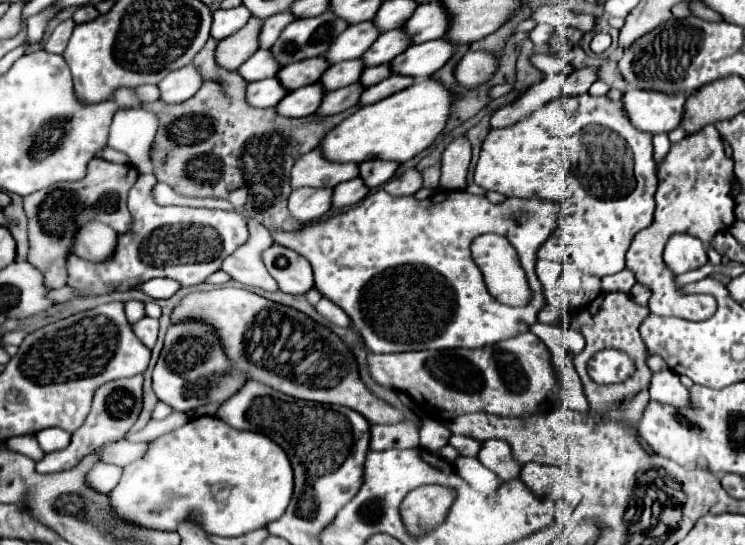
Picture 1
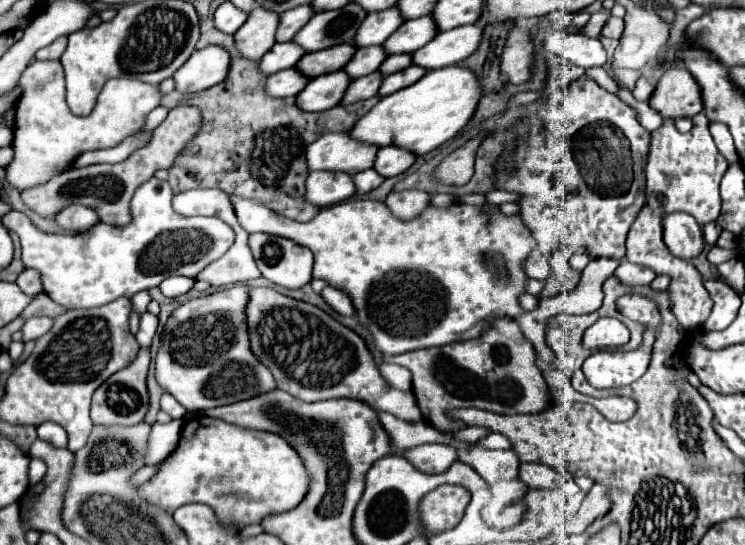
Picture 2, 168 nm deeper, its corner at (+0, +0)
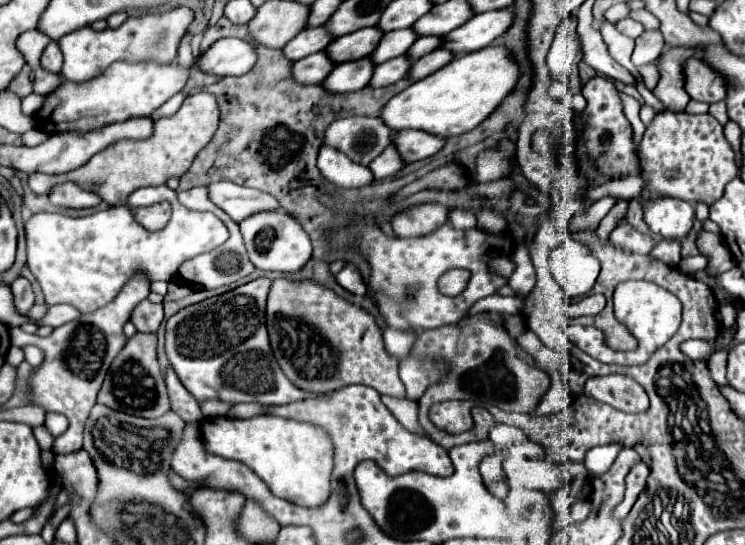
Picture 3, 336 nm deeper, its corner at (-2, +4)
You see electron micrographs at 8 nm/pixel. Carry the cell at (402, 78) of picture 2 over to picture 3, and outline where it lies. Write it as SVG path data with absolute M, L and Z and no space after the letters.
M436 49L436 51L432 51L432 53L428 53L428 55L420 57L420 59L416 59L416 61L412 63L410 71L408 71L408 77L410 77L412 81L424 79L424 77L428 77L430 73L438 71L440 67L444 67L450 59L452 59L452 53L448 53L446 49Z

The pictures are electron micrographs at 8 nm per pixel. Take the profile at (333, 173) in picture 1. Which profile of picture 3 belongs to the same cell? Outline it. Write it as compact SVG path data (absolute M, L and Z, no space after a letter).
M346 117L346 119L336 119L334 123L330 123L322 141L346 153L354 163L368 165L374 157L378 157L390 145L392 131L378 117Z

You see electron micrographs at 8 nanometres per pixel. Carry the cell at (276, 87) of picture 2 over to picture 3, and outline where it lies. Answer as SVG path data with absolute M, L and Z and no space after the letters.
M318 51L292 63L292 79L298 85L318 85L332 69L334 63L328 59L328 55L324 51Z

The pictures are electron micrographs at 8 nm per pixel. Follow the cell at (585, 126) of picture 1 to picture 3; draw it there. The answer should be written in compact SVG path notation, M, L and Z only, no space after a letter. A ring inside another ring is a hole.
M594 75L582 87L582 95L588 101L586 109L580 113L580 119L586 123L582 127L582 139L586 145L588 157L592 157L594 169L600 175L608 175L612 179L638 175L640 165L638 165L636 145L634 145L634 137L632 137L632 127L630 127L628 119L624 117L624 111L616 97L616 87L614 87L612 79L604 77L604 75ZM606 133L610 133L610 137L606 137Z

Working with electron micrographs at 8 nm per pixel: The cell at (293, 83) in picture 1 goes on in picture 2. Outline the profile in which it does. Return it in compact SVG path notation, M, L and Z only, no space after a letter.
M346 43L346 45L334 45L332 49L322 49L318 53L306 53L302 57L302 61L298 61L298 69L306 75L306 77L318 77L318 75L326 75L332 71L340 71L346 67L346 63L354 57L356 49L354 45Z

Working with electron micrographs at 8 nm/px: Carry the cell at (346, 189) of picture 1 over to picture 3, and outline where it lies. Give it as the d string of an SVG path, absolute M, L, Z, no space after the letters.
M394 145L386 147L386 151L382 155L378 155L370 165L368 169L374 173L374 179L386 179L390 175L394 175L396 171L400 171L404 167L402 159L398 157Z

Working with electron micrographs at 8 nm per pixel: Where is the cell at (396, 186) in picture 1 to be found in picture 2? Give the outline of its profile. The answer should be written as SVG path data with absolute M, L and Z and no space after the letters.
M416 189L390 193L386 205L394 213L394 217L398 217L400 221L410 221L418 217L426 209L426 205L430 205L430 193L416 191Z

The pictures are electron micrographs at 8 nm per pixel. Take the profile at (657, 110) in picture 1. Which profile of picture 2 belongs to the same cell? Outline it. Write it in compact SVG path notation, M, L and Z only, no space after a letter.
M668 67L656 85L650 107L654 107L662 117L694 117L704 109L702 89L688 69Z

